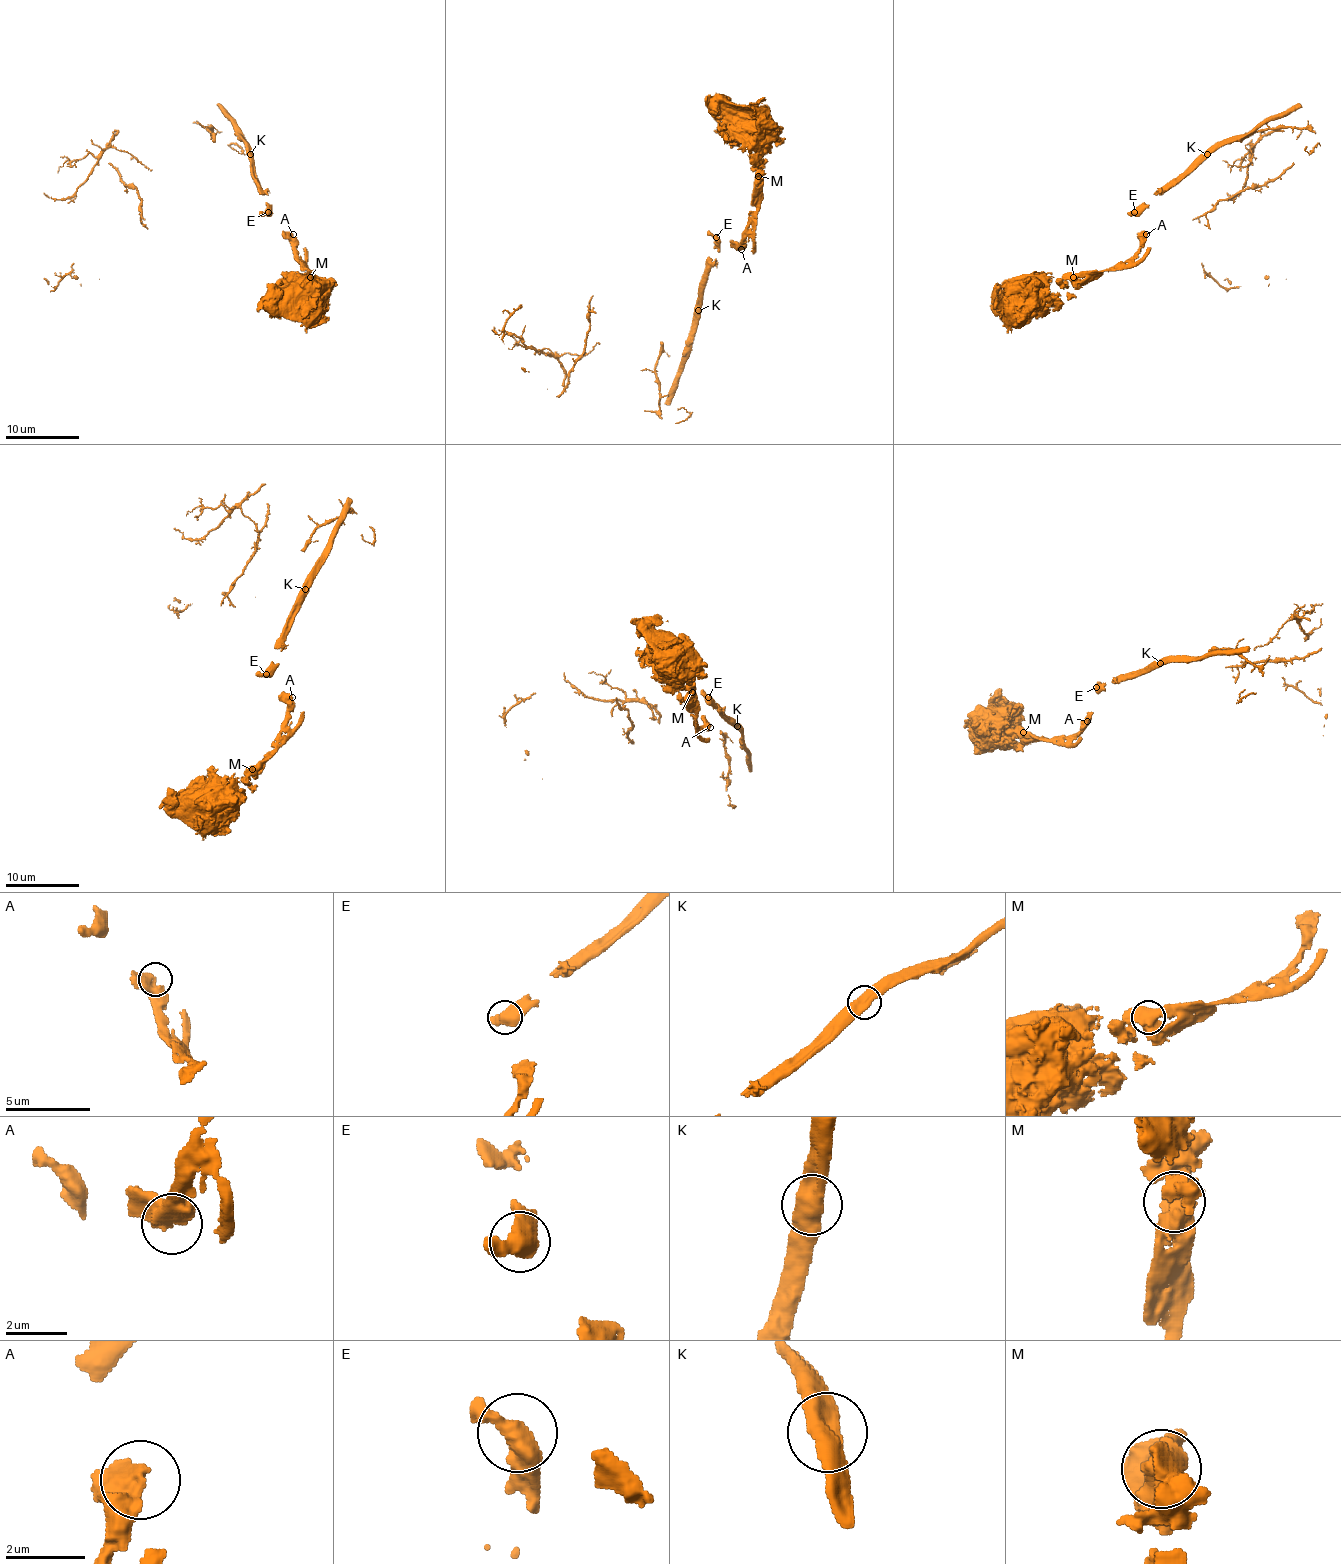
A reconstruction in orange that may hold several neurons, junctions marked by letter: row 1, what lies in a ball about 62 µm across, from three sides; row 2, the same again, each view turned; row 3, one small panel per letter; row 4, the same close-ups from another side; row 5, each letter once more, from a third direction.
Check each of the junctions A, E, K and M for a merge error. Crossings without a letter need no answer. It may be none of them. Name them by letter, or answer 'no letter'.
no letter

